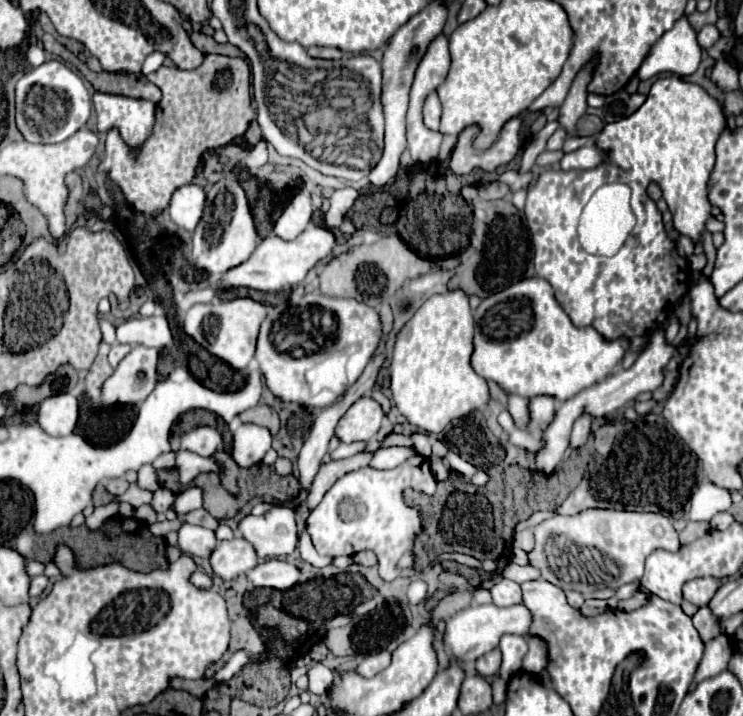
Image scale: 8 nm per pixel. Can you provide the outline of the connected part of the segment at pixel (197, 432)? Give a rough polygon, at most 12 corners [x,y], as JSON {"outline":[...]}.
{"outline":[[198,426],[182,436],[182,448],[212,456],[222,446],[216,428]]}

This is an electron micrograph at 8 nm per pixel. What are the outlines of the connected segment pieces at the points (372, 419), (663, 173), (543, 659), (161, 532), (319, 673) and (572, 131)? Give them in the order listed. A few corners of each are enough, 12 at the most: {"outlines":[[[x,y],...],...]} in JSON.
{"outlines":[[[366,394],[340,418],[336,436],[346,444],[370,440],[384,412]],[[680,76],[652,84],[596,146],[662,188],[698,242],[726,118]],[[528,638],[522,670],[538,674],[548,664],[548,642]],[[178,519],[165,520],[149,525],[154,536],[164,537],[173,531],[177,522],[177,531],[183,524]],[[322,664],[308,670],[308,690],[326,696],[334,684],[334,672]],[[586,66],[572,82],[560,106],[558,122],[570,136],[586,112],[586,84],[592,66]]]}

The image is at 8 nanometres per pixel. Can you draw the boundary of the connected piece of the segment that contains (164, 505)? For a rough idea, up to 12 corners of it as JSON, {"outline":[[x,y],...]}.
{"outline":[[158,488],[150,504],[166,512],[176,496],[168,488]]}

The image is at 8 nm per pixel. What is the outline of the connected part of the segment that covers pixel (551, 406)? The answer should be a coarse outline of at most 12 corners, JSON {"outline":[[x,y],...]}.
{"outline":[[554,396],[528,400],[528,432],[540,434],[556,416]]}

